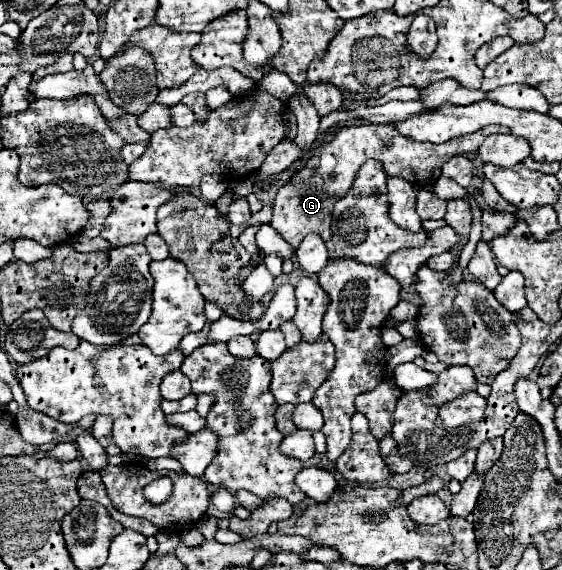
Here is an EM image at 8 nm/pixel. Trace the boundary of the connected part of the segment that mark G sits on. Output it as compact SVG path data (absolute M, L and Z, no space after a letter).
M392 123L342 127L330 143L322 145L306 161L306 165L278 189L274 199L274 215L268 225L272 225L294 249L302 243L302 239L308 233L318 233L324 241L330 241L332 207L338 199L342 199L352 189L352 181L356 179L356 173L364 161L377 159L380 163L384 163L384 171L390 177L402 177L416 187L422 187L426 183L434 183L440 177L442 165L450 157L476 153L482 141L492 133L510 133L510 131L502 125L488 125L476 133L456 137L452 141L436 145L436 143L418 143L418 141L412 141L410 137L400 135Z

